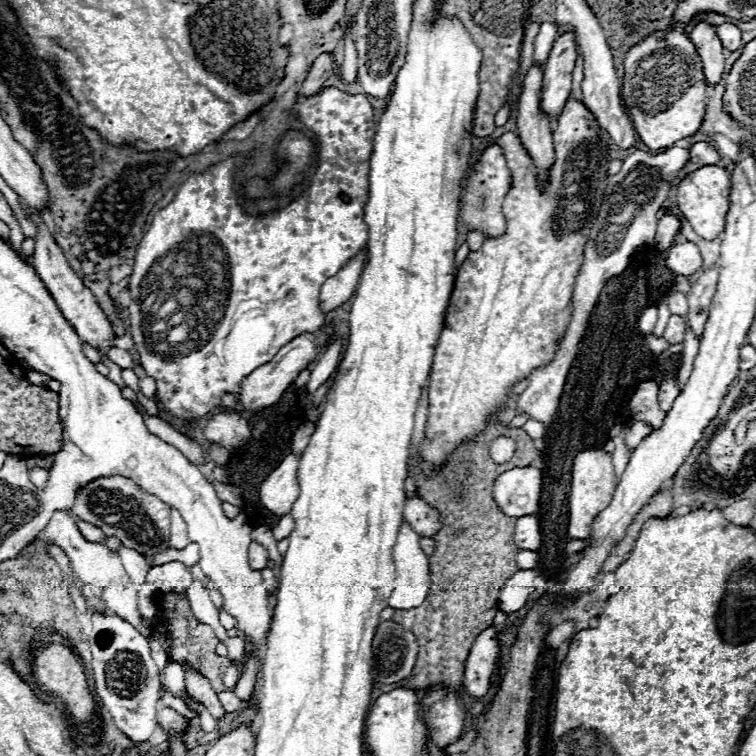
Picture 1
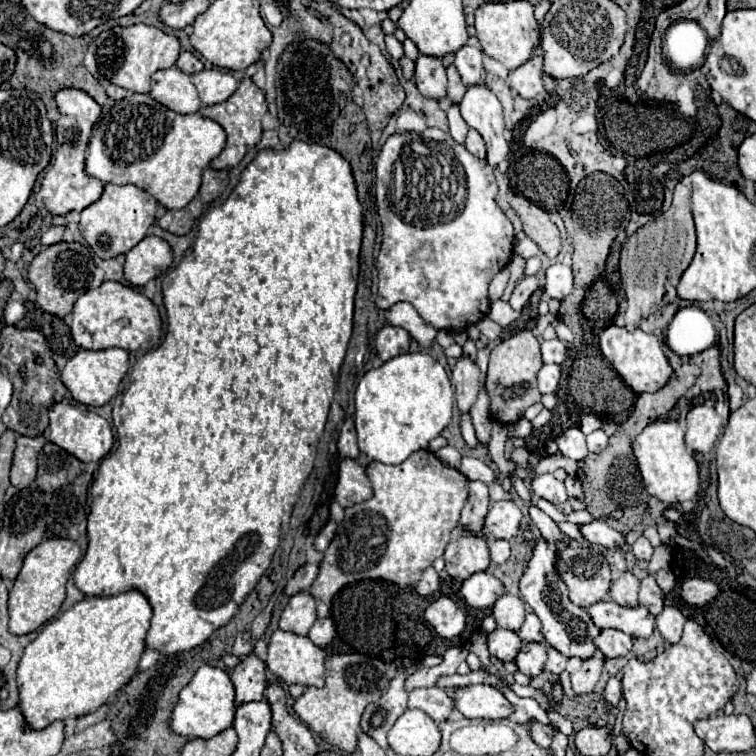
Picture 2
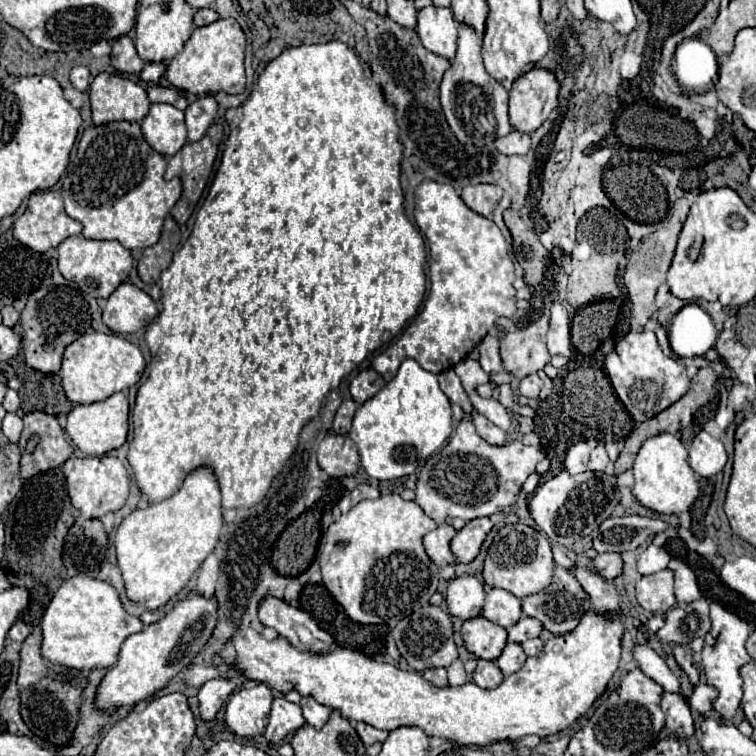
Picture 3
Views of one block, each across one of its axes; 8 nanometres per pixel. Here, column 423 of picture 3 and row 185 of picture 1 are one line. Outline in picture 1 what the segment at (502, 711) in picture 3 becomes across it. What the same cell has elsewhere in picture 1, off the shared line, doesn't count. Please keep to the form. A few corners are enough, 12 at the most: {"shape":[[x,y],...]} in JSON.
{"shape":[[702,166],[676,186],[676,204],[706,240],[724,230],[730,172]]}

